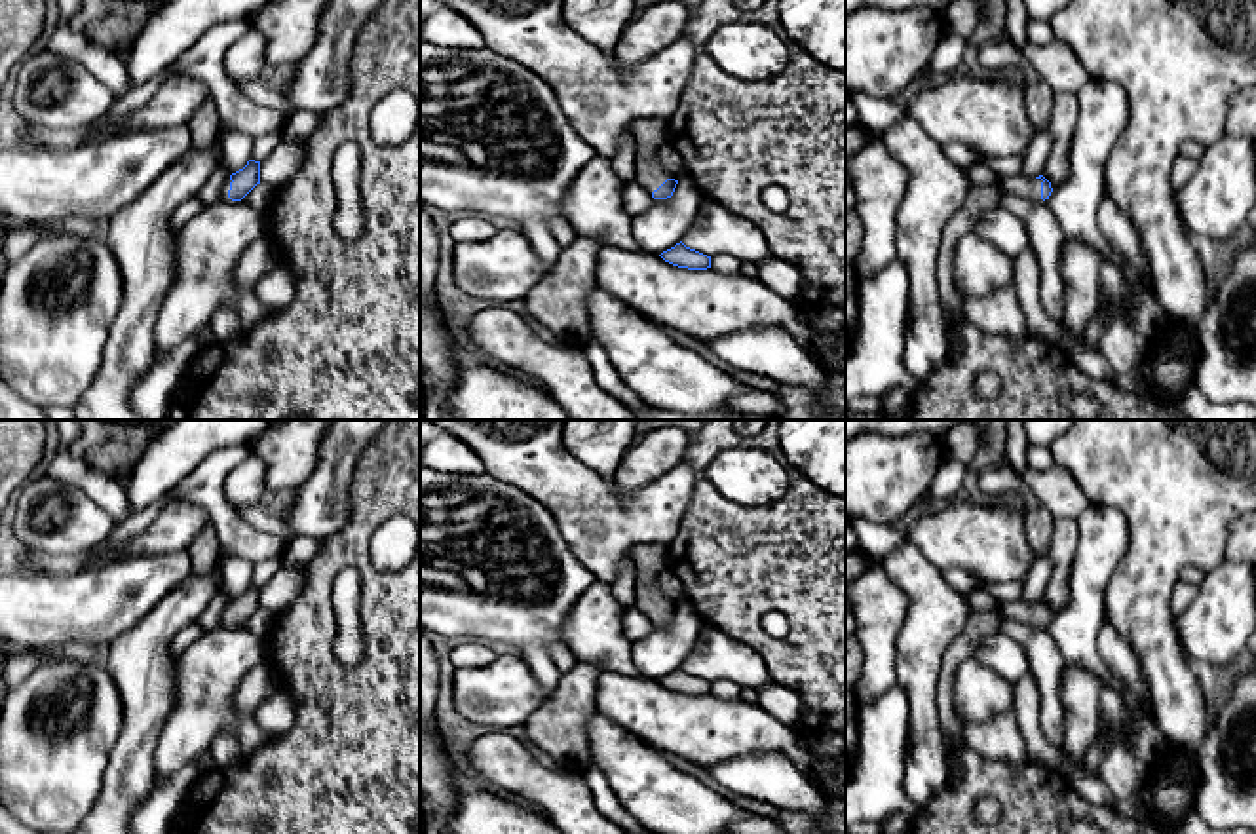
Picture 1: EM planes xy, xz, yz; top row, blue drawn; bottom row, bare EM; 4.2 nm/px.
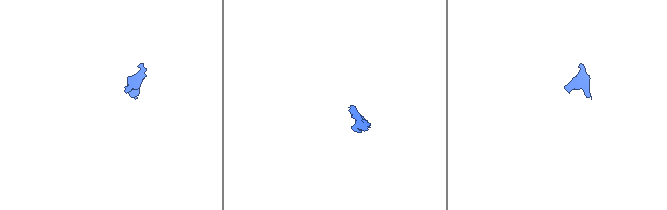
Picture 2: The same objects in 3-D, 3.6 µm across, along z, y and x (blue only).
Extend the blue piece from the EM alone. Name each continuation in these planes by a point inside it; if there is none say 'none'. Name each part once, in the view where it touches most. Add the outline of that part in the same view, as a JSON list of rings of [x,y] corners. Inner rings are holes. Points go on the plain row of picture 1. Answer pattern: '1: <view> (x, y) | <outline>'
1: yz (979, 625) | [[[1020,600],[999,602],[990,612],[971,612],[960,636],[948,646],[939,673],[937,707],[942,731],[942,756],[954,756],[963,743],[963,722],[954,711],[954,678],[960,665],[975,654],[975,650],[996,631],[1003,619],[1017,619],[1030,627],[1041,625],[1041,604],[1026,604]]]

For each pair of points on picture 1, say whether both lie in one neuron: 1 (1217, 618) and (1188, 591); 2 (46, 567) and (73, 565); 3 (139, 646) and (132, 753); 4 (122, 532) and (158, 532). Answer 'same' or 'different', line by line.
1: different
2: same
3: same
4: different

